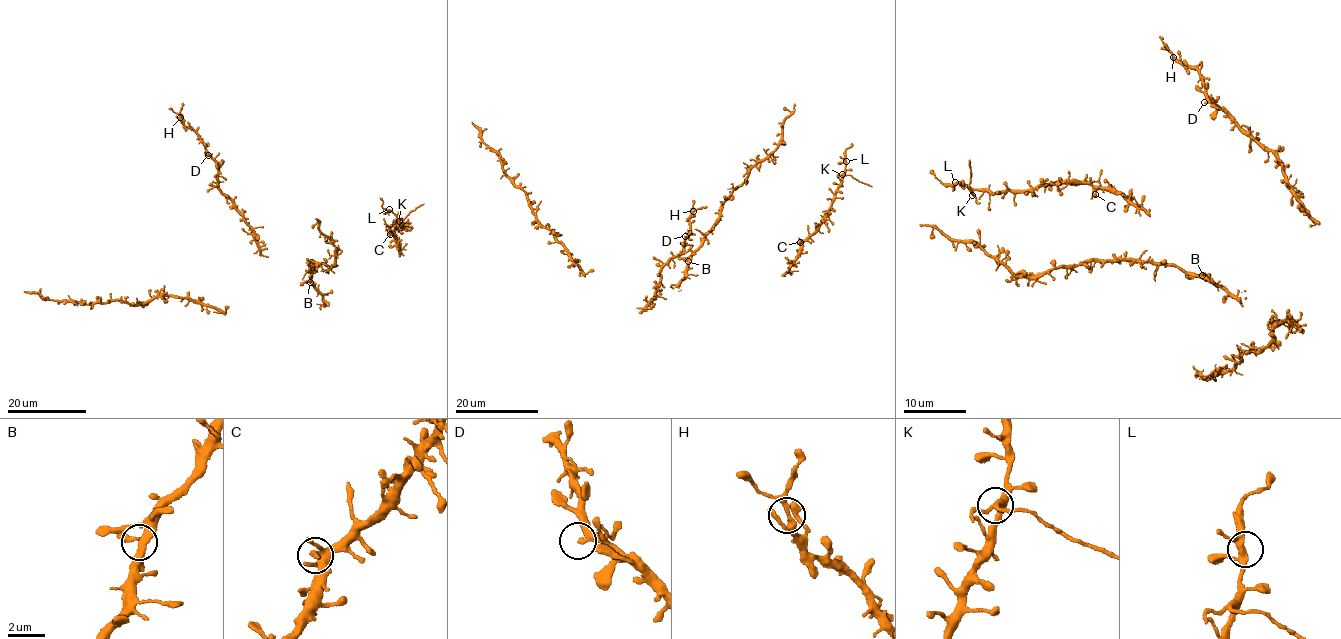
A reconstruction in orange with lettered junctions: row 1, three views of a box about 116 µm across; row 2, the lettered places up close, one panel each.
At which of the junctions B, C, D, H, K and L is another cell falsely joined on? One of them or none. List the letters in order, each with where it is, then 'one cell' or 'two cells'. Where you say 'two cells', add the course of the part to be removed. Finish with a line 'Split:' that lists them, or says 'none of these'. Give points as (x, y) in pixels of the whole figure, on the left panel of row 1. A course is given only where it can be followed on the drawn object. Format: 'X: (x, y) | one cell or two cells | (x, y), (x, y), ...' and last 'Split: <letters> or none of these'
B: (310, 282) | one cell
C: (390, 234) | one cell
D: (208, 155) | one cell
H: (180, 117) | one cell
K: (399, 221) | two cells | (399, 221), (423, 203)
L: (389, 209) | one cell
Split: K

